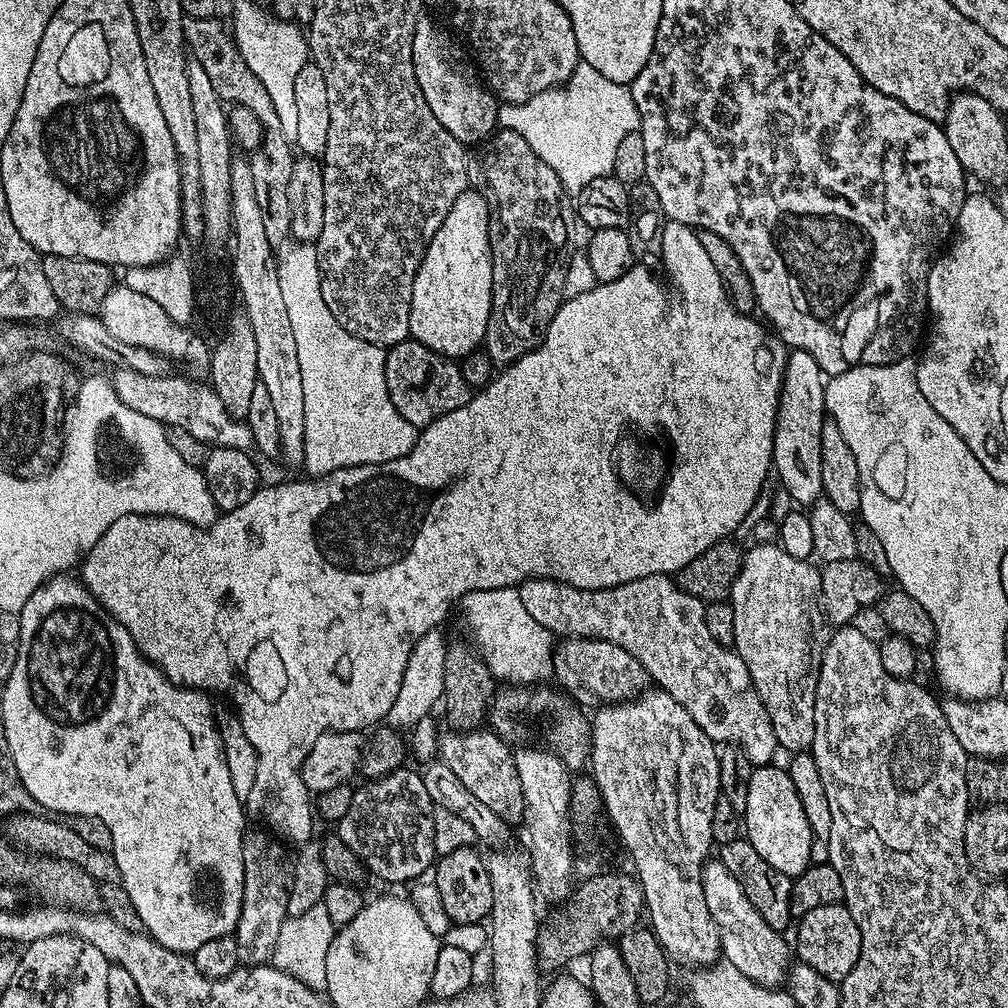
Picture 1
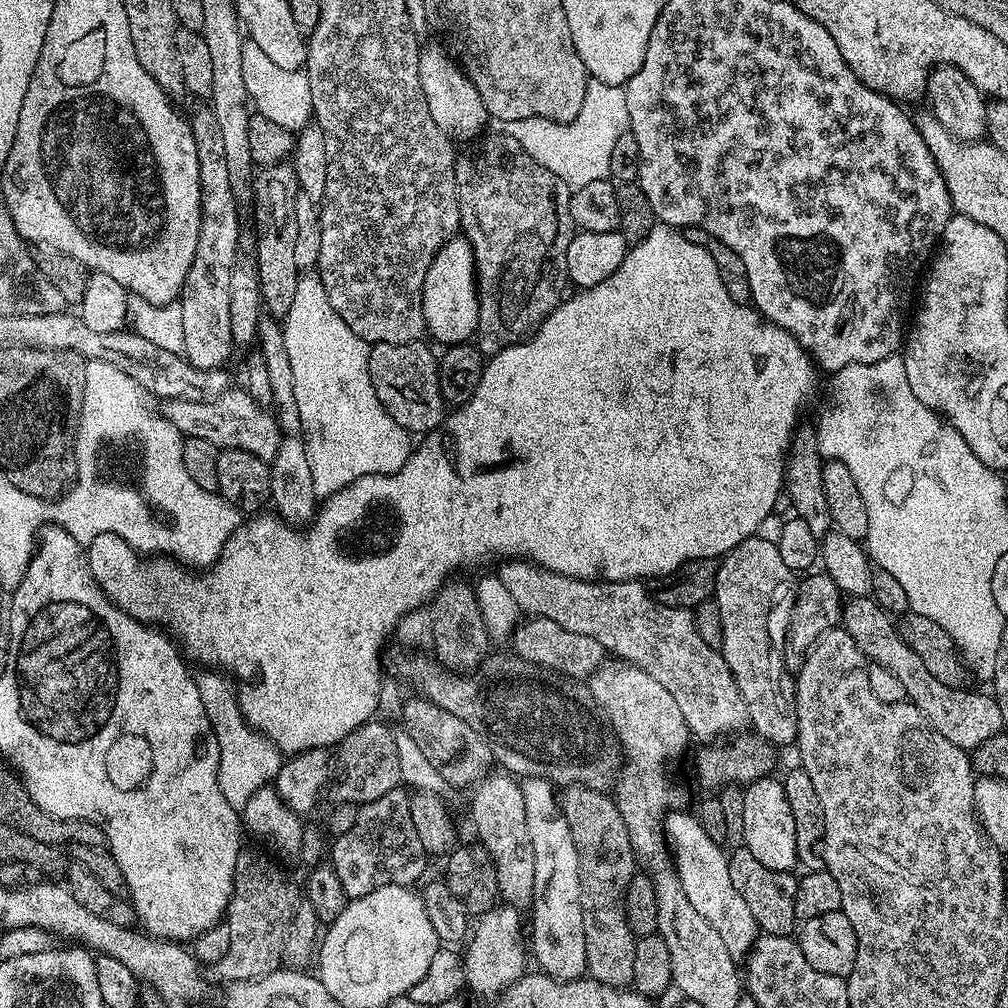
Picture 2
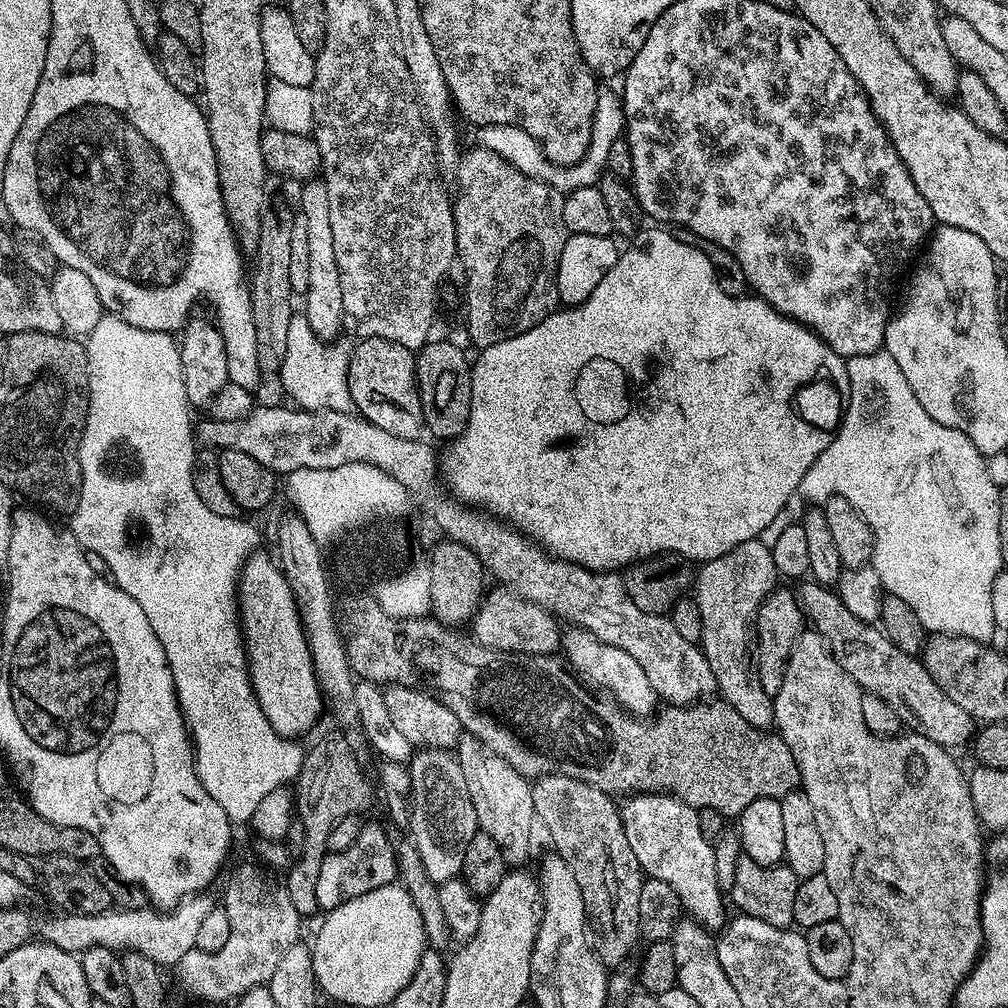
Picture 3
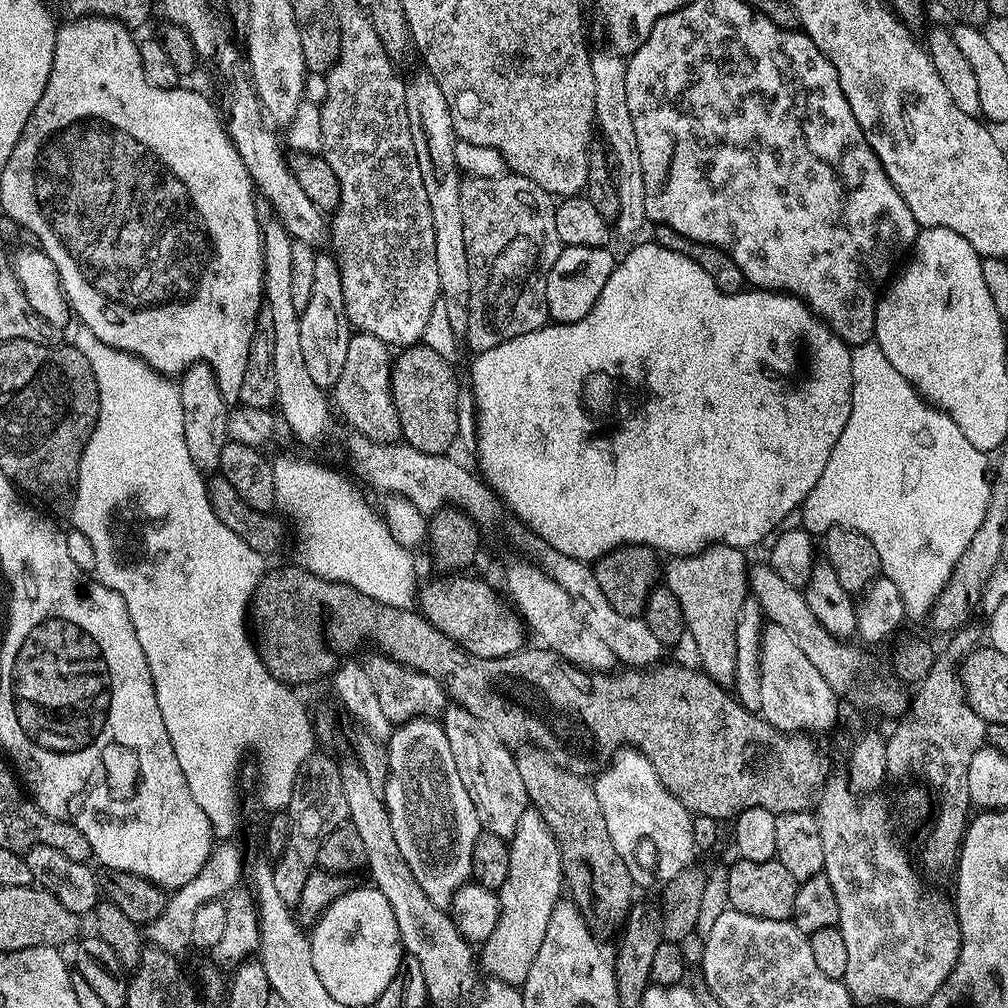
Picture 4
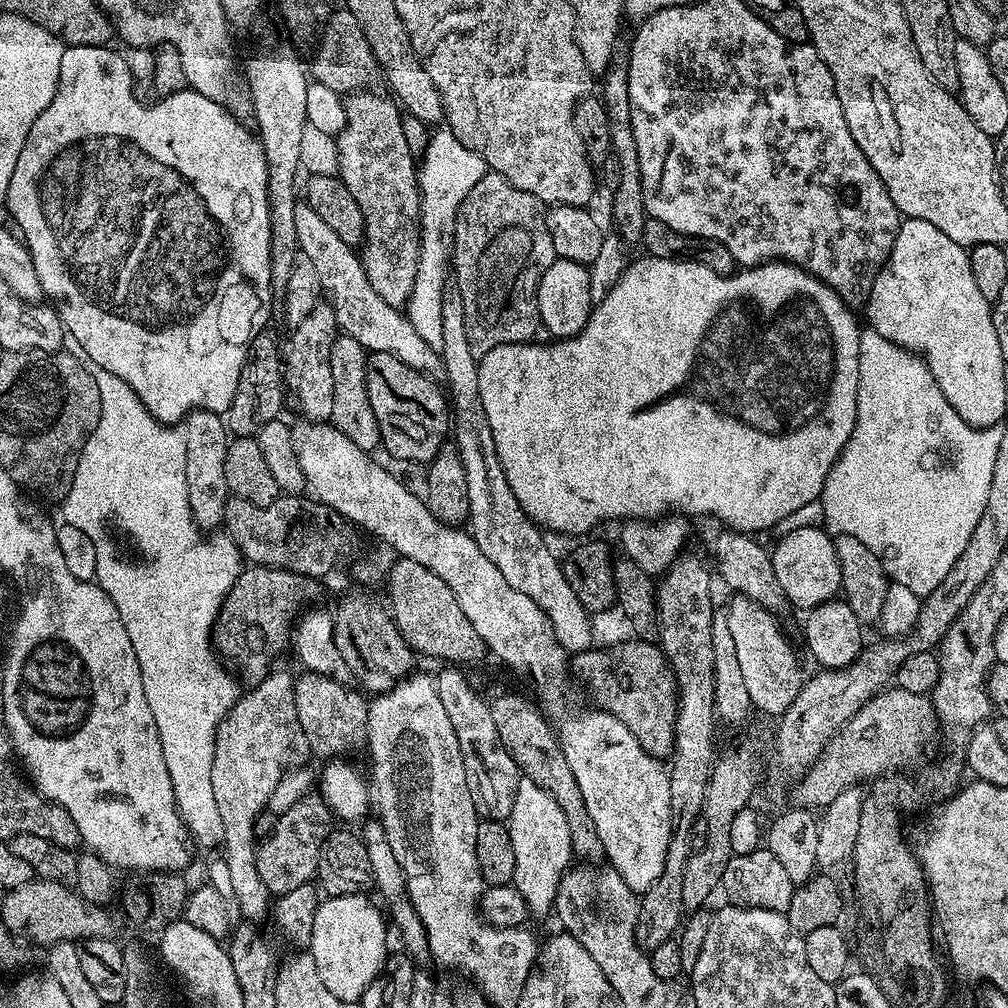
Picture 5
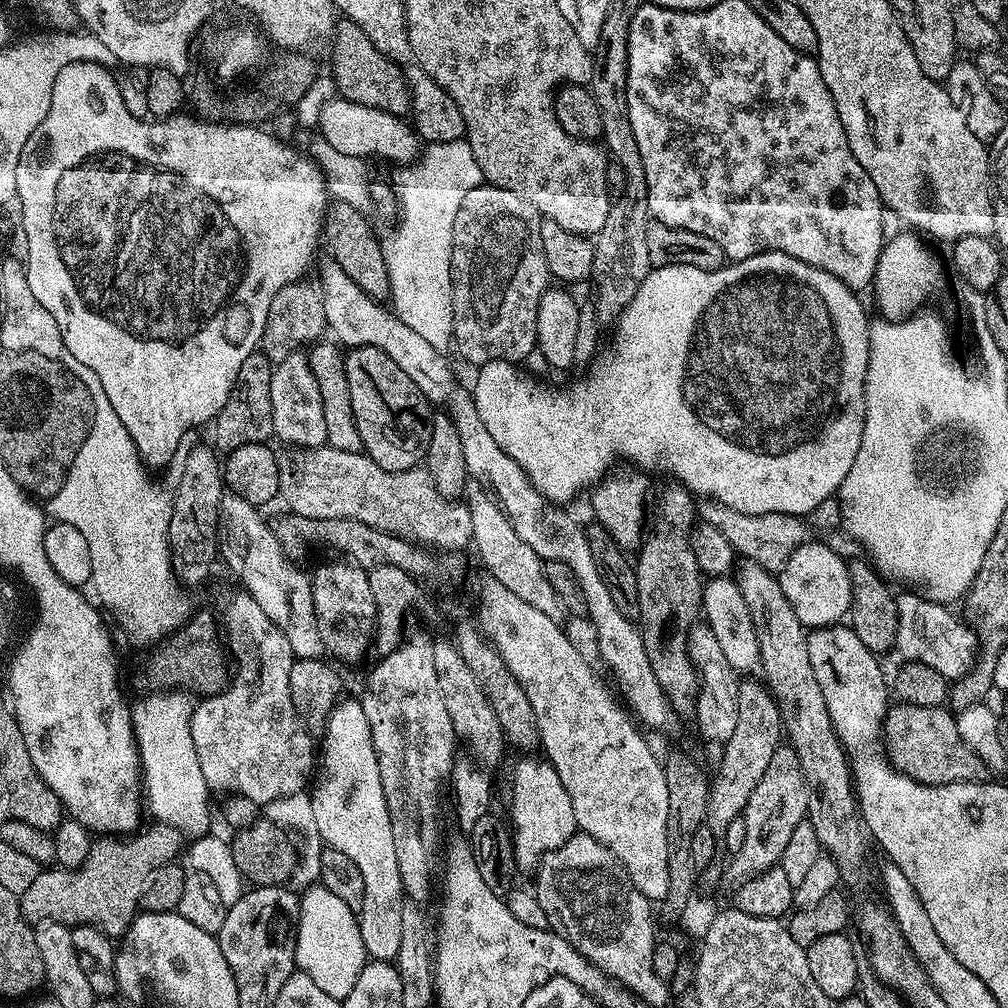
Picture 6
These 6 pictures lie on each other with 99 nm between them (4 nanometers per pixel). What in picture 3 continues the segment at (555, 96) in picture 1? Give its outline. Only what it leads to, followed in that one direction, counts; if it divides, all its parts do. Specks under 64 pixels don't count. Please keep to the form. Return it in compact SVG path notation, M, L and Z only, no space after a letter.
M601 91L596 97L594 122L591 130L591 144L586 156L574 165L557 165L548 161L540 144L530 138L530 134L513 124L484 124L477 127L475 140L479 147L498 154L510 162L520 173L533 177L535 180L546 181L552 188L567 194L574 189L593 187L599 183L607 167L610 149L614 142L621 139L625 129L623 103L610 92Z

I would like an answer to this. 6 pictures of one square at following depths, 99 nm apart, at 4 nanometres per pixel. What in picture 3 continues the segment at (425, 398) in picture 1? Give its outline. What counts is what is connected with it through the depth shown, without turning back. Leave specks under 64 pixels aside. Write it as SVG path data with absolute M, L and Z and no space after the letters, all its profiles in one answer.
M369 336L357 344L348 357L348 385L355 411L394 438L421 439L425 426L416 389L416 352L398 342Z

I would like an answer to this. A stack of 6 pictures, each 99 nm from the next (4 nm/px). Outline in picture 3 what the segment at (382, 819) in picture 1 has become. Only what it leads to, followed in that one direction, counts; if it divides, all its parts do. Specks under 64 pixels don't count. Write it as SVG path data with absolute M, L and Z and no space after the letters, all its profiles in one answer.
M365 823L361 827L354 846L350 846L341 852L329 852L322 862L322 870L318 872L318 887L314 894L318 894L318 909L331 910L342 906L342 902L350 902L350 898L358 898L362 894L370 894L370 890L378 890L387 884L395 884L398 880L398 856L388 845L384 832L376 824Z

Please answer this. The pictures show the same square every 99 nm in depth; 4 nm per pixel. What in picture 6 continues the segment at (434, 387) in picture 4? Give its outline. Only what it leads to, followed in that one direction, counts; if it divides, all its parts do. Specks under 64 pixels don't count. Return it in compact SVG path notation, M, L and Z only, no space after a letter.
M358 346L344 352L344 369L346 370L346 386L350 386L350 410L354 410L354 422L358 426L360 447L368 457L387 472L401 472L411 468L419 468L425 463L432 433L433 405L418 390L409 376L394 363L390 354L382 354L374 346Z

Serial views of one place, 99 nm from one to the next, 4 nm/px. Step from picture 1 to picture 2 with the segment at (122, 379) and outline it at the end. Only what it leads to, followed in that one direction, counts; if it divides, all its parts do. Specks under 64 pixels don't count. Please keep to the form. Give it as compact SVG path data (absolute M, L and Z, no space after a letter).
M229 390L210 400L165 400L162 407L162 415L174 422L185 438L206 438L206 442L214 442L214 446L221 450L246 450L246 454L254 454L269 462L278 454L282 439L280 424L275 415L246 390Z

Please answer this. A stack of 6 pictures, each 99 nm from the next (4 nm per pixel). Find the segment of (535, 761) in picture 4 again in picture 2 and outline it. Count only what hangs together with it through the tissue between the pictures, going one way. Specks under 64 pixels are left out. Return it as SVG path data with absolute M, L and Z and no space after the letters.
M568 786L559 797L560 812L570 828L574 850L578 850L578 878L582 890L582 914L586 930L586 972L611 988L632 988L634 950L638 937L628 924L625 892L638 872L626 824L608 792L583 786Z

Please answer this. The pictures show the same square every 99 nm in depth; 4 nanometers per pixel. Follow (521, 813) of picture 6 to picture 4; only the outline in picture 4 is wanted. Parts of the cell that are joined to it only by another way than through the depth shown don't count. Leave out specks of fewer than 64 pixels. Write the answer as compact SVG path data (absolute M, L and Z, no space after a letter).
M529 806L518 821L518 830L512 836L508 845L510 854L510 871L506 873L506 882L498 889L500 898L500 917L498 926L494 926L494 934L486 938L486 942L479 949L478 964L484 968L493 980L501 980L503 984L523 985L526 974L530 974L530 966L534 966L534 958L542 946L542 938L546 938L546 926L550 922L550 913L554 906L562 899L562 885L564 884L564 871L560 857L560 843L546 826L542 814Z

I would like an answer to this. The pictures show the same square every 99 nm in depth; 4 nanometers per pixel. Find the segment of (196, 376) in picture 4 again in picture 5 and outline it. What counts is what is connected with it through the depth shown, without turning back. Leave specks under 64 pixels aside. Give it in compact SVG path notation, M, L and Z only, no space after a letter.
M198 408L188 413L182 427L186 438L186 494L190 498L190 510L205 529L219 529L224 519L224 507L230 499L226 486L226 450L230 433L225 417Z

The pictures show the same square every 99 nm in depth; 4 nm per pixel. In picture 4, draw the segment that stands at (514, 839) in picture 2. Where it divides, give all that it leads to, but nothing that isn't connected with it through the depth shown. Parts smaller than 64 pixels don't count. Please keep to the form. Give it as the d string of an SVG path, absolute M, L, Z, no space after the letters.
M452 702L442 713L442 723L446 739L450 741L450 751L462 777L462 786L474 802L474 810L480 819L483 831L498 834L502 839L511 841L518 830L518 821L530 806L526 794L526 782L518 775L518 766L513 749L502 743L486 722L474 718L470 710Z

